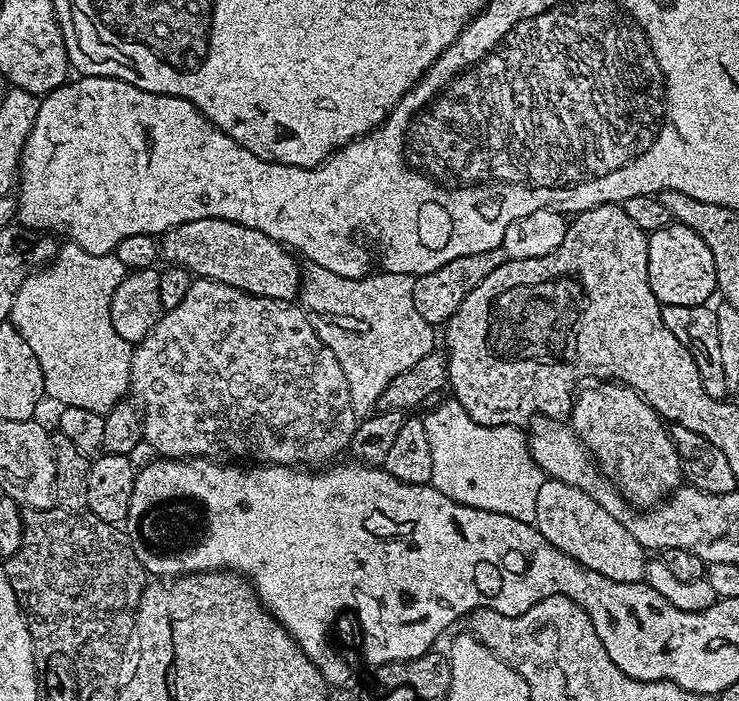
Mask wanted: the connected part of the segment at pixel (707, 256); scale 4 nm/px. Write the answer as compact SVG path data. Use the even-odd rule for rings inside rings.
M671 223L662 230L651 233L648 237L648 273L650 274L650 290L654 290L654 298L660 300L661 305L670 306L694 306L695 304L707 305L712 292L717 291L716 267L714 266L714 254L690 226L682 226Z

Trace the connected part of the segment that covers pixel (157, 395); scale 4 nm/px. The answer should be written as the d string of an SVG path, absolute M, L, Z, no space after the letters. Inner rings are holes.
M203 278L193 279L191 286L186 290L186 298L182 298L182 302L178 302L178 306L174 306L174 310L164 312L159 322L152 327L152 332L146 334L146 338L141 344L135 345L132 354L132 383L131 391L136 392L135 399L138 401L139 407L142 409L142 440L145 445L149 444L153 448L155 455L160 458L224 458L220 456L237 456L240 462L259 462L265 464L286 464L289 466L324 466L329 462L335 461L340 451L347 449L352 442L352 435L356 433L358 417L352 399L350 398L350 386L346 386L346 374L342 374L342 366L338 366L338 358L334 358L334 350L330 350L330 346L326 346L322 342L322 338L318 338L318 334L314 330L314 326L310 326L308 321L308 313L300 307L299 303L291 300L275 300L274 298L266 298L265 296L255 296L249 292L223 284L217 280L205 280Z

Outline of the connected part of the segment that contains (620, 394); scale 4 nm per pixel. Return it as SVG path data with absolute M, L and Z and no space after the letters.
M592 382L587 386L581 387L577 391L573 401L572 401L572 414L570 417L570 427L573 432L575 432L576 437L579 438L582 443L584 443L585 448L588 449L589 454L592 459L596 461L600 473L610 481L617 490L619 490L621 496L632 505L633 508L637 510L647 510L650 508L655 508L657 504L662 500L667 500L677 488L681 487L682 481L684 480L684 471L680 465L680 459L678 458L678 450L674 446L672 441L672 434L669 425L651 408L646 401L644 401L643 396L640 393L633 390L633 388L628 388L624 384L617 384L615 382Z

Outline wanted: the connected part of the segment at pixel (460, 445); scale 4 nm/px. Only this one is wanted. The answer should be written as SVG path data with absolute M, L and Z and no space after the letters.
M447 398L429 416L423 417L426 426L426 438L430 438L430 462L434 462L432 487L446 494L459 504L474 506L478 510L494 510L494 514L510 514L527 524L536 523L538 510L538 490L546 478L528 449L528 436L523 427L507 424L506 426L484 426L474 422L466 410L454 398Z

